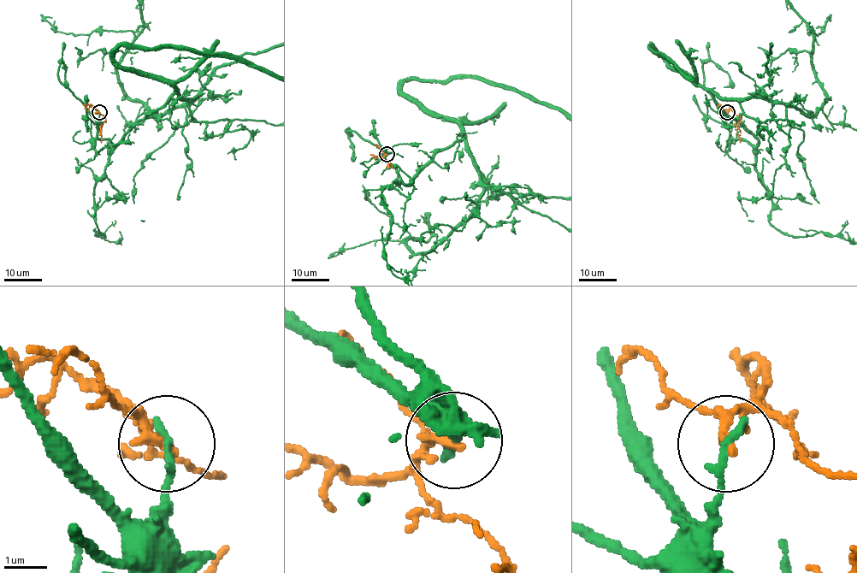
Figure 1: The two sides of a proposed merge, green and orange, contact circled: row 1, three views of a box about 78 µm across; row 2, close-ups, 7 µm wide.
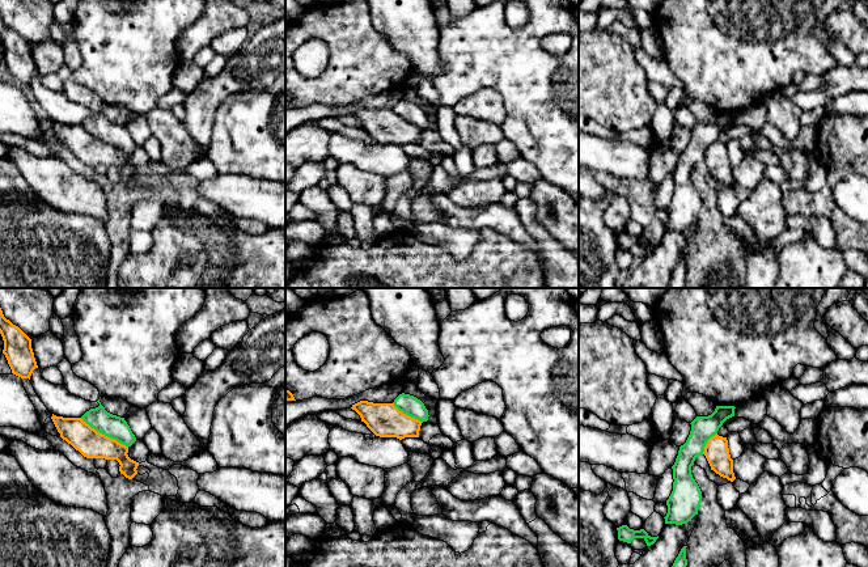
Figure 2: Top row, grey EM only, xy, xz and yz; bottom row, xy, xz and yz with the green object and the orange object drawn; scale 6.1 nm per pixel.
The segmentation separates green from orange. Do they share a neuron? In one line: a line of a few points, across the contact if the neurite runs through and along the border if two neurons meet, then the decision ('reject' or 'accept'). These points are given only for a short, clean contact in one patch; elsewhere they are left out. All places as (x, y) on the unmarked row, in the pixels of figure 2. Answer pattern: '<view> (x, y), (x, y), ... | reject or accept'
xy (80, 125), (97, 138), (127, 153) | reject

